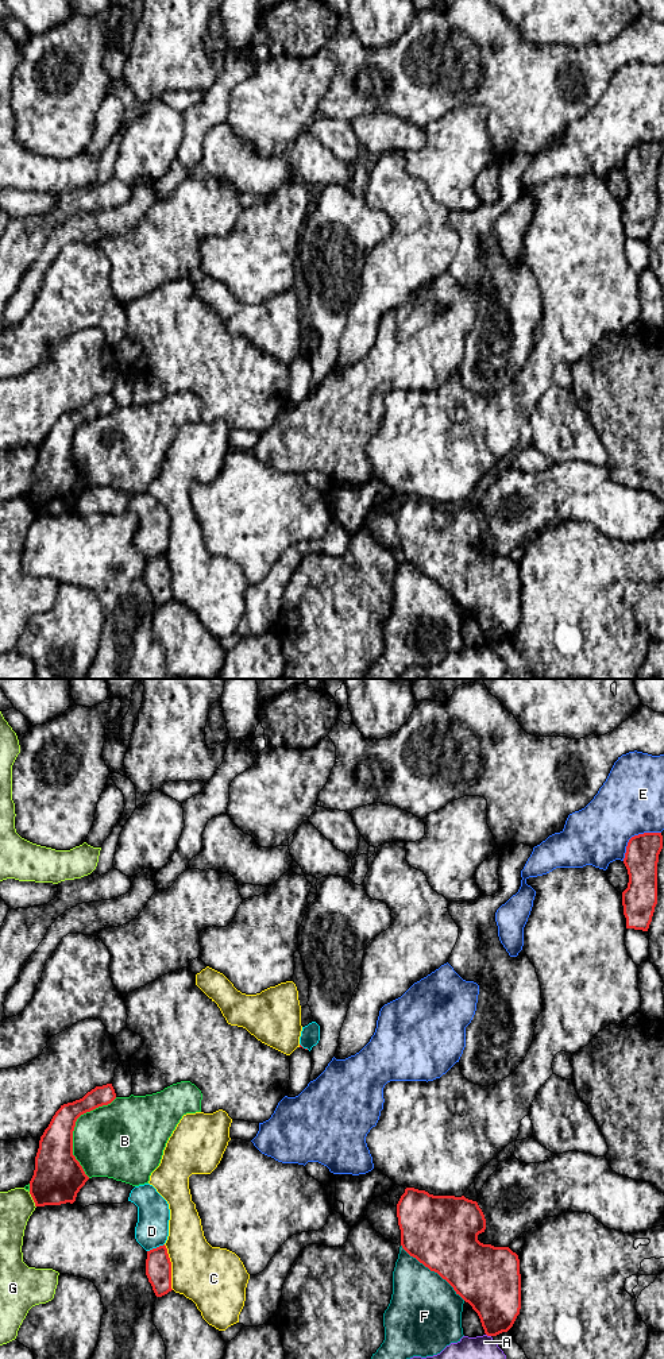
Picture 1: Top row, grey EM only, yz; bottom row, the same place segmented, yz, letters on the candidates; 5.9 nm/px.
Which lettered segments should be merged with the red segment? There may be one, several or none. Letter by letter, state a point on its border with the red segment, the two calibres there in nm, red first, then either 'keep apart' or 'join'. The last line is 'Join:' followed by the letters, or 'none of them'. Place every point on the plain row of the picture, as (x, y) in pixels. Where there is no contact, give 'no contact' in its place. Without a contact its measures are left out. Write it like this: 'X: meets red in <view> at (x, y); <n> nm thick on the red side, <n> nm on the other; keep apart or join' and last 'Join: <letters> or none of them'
A: meets red in yz at (489, 644); 300 nm thick on the red side, 360 nm on the other; keep apart
B: meets red in yz at (73, 437); 260 nm thick on the red side, 440 nm on the other; keep apart
C: meets red in yz at (170, 576); 160 nm thick on the red side, 360 nm on the other; keep apart
D: meets red in yz at (157, 556); 160 nm thick on the red side, 200 nm on the other; keep apart
E: meets red in yz at (634, 145); 200 nm thick on the red side, 400 nm on the other; keep apart
F: meets red in yz at (432, 579); 440 nm thick on the red side, 420 nm on the other; keep apart
G: meets red in yz at (33, 508); 300 nm thick on the red side, 200 nm on the other; keep apart
Join: none of them

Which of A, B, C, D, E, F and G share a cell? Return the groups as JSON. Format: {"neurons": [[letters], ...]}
{"neurons": [["A"], ["B"], ["C"], ["D"], ["E"], ["F"], ["G"]]}

